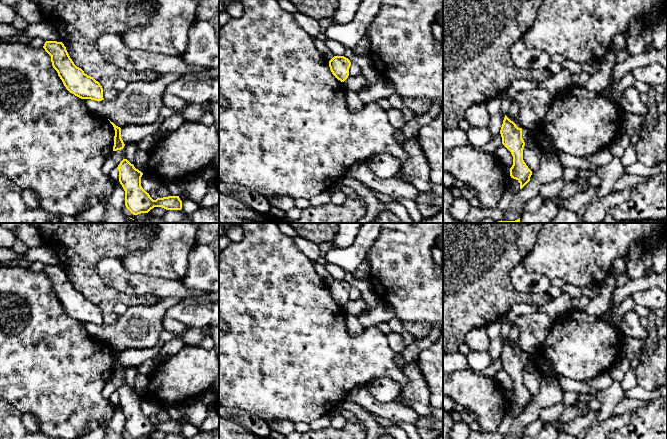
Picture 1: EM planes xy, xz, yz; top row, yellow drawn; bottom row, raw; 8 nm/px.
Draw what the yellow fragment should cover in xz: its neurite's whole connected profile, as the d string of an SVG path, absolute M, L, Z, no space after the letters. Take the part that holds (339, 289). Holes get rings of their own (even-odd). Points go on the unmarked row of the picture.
M334 280L329 285L332 298L341 306L344 306L348 302L350 290L350 284L344 280Z

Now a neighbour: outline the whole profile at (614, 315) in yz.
M628 295L618 307L610 307L603 317L623 334L622 329L625 324L623 317L628 311L632 311L635 306L636 302L632 295Z

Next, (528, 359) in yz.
M522 351L522 362L525 368L535 366L535 357L533 354Z

